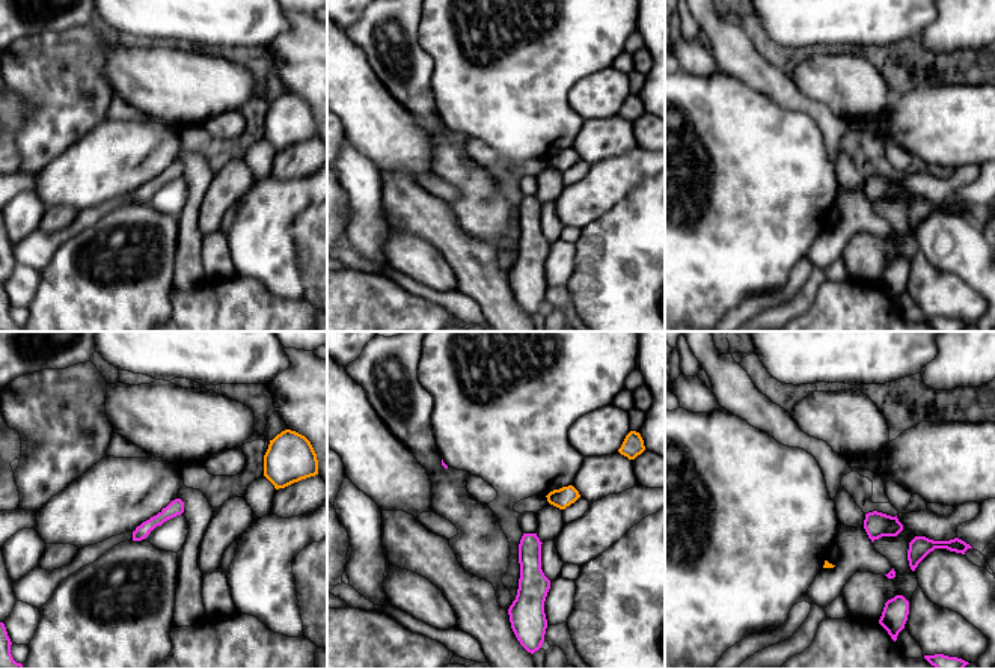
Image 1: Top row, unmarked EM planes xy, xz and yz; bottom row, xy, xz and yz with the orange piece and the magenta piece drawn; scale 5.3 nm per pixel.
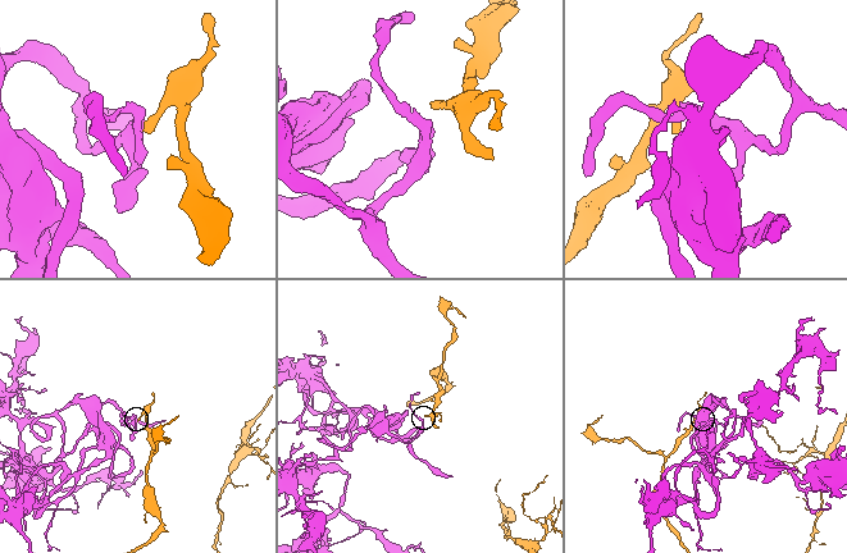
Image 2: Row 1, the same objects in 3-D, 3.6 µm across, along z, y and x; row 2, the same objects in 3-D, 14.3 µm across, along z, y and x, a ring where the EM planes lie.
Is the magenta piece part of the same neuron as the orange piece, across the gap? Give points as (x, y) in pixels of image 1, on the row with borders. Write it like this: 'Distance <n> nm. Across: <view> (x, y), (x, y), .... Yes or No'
Distance 180 nm. Across: xz (551, 504), (535, 534). No

